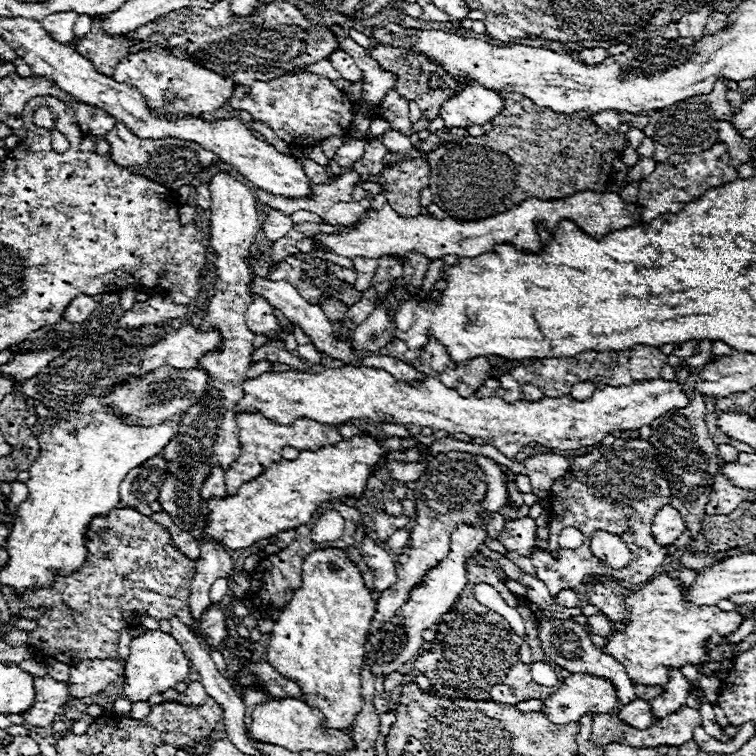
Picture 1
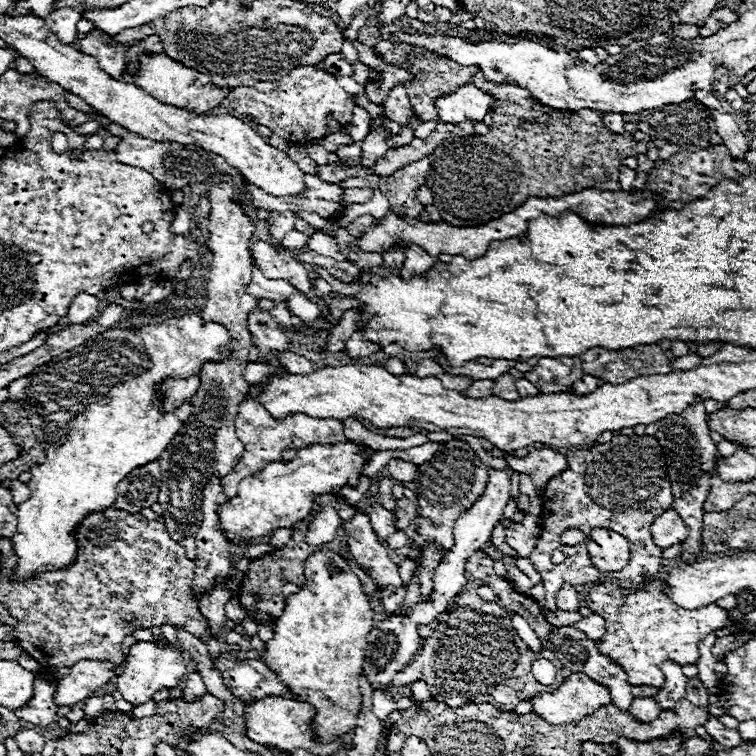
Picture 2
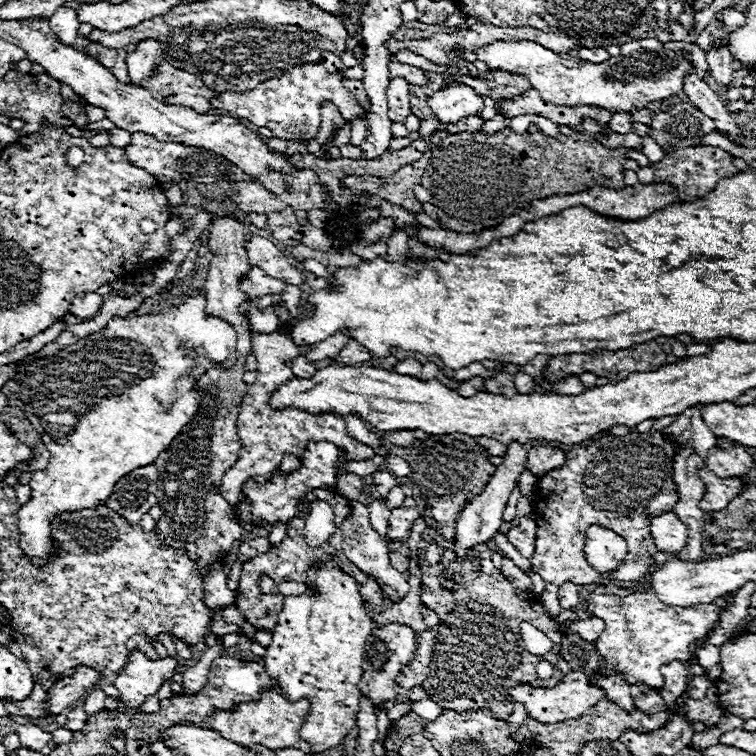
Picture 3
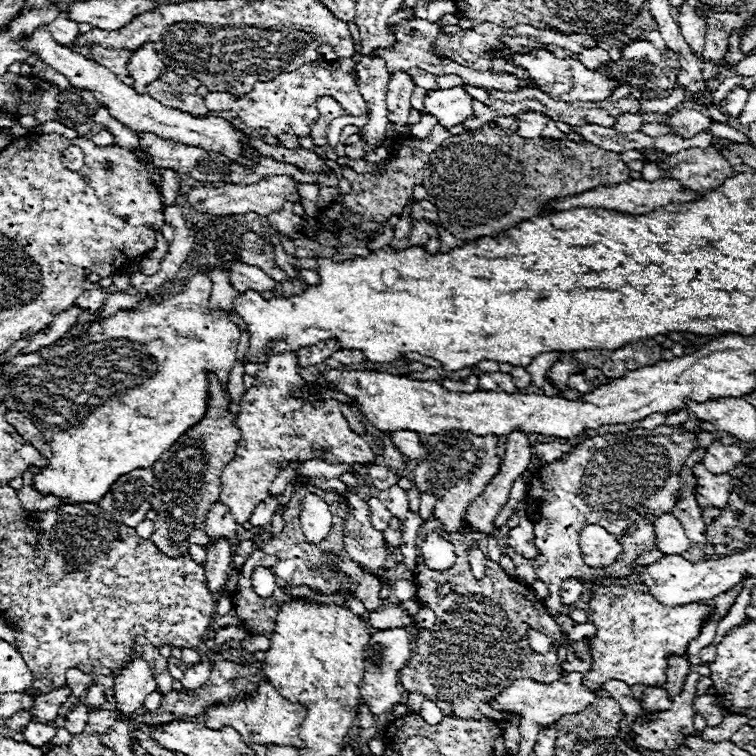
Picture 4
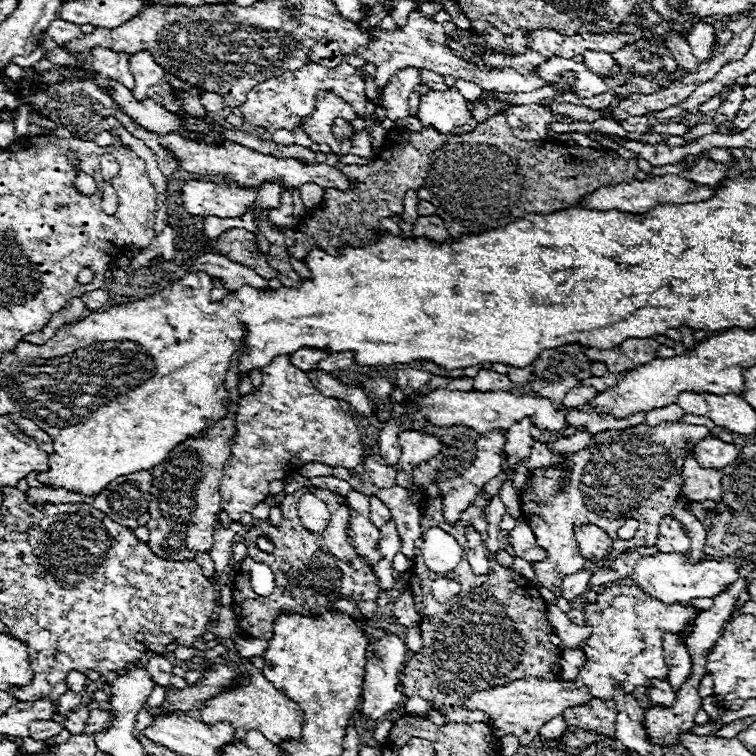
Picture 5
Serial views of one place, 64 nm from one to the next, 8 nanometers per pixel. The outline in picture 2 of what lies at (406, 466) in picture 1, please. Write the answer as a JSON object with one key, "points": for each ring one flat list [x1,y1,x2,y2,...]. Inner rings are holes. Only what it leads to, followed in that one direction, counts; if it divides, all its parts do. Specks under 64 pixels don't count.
{"points":[[392,460,388,464,388,472,390,472,390,478,398,482,412,482,416,478,416,466,404,460]]}

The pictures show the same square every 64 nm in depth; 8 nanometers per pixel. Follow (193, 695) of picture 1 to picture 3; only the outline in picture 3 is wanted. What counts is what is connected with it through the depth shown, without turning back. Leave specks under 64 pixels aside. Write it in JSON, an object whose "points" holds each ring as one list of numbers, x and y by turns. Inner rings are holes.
{"points":[[214,646,214,648,208,648,208,650,202,652,200,660,184,672,184,684,182,684,184,694,198,694,206,686,206,682,208,682,208,668,210,668,212,660,216,656,220,656,220,654,224,654,220,646]]}

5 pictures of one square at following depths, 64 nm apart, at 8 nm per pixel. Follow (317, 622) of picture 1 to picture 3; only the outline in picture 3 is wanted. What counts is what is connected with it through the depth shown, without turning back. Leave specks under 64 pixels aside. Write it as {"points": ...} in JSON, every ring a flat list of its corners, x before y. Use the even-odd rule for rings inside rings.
{"points":[[334,558,310,566,306,586,314,588,316,594,286,596,276,628,272,630,272,642,266,648,264,668,276,678,290,702,300,698,310,702,312,708,300,734,320,754,338,746,356,724,364,646,374,622,358,592,358,582,342,572]]}

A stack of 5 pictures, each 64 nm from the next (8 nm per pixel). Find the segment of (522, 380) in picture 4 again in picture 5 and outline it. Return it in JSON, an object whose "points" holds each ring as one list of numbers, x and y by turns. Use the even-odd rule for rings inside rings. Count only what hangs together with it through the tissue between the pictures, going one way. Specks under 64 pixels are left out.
{"points":[[508,366,508,378,514,384,526,384,526,382,532,380,532,370,530,368,514,368,514,366]]}

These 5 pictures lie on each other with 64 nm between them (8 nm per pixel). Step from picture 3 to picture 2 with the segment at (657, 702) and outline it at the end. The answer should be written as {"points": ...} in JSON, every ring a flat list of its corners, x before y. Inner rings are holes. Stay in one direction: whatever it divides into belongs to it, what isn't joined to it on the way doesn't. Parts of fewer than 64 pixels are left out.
{"points":[[634,698,628,712,632,712,634,718,640,722,652,722,660,714,660,706,656,704,654,698]]}

